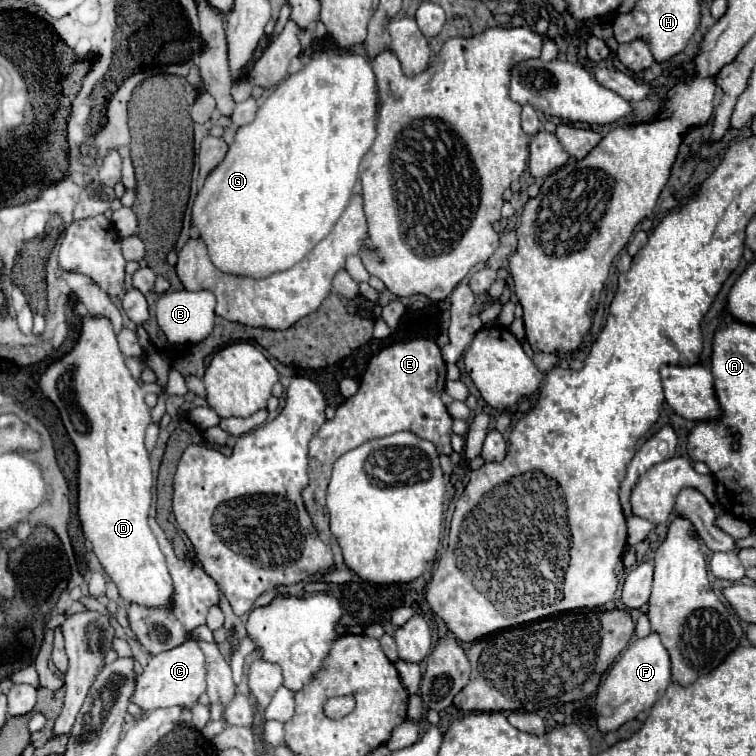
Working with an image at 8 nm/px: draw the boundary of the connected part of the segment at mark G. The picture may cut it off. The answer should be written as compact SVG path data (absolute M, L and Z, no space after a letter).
M338 50L318 52L312 56L312 60L300 72L288 76L282 84L278 84L278 88L258 108L256 118L250 124L238 128L236 138L230 144L226 158L208 174L208 178L206 178L206 182L204 182L202 190L198 192L194 206L192 206L192 226L196 228L198 236L206 242L210 260L214 262L214 266L218 270L222 270L224 274L234 274L234 276L266 278L270 274L288 270L294 264L298 264L332 230L332 226L336 224L336 220L340 218L340 214L344 212L344 208L348 206L348 202L352 198L352 188L358 180L360 162L376 138L376 118L378 118L376 104L378 104L378 88L376 88L376 78L374 78L372 66L358 52L338 52Z

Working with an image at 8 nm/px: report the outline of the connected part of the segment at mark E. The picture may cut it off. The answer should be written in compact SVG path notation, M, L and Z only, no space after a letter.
M410 340L380 350L368 364L360 390L338 406L334 420L324 422L318 434L310 440L310 490L316 508L326 514L326 486L332 464L348 450L366 440L382 438L400 430L412 430L420 438L430 440L440 454L452 454L452 416L444 408L440 394L444 392L446 364L434 340Z

